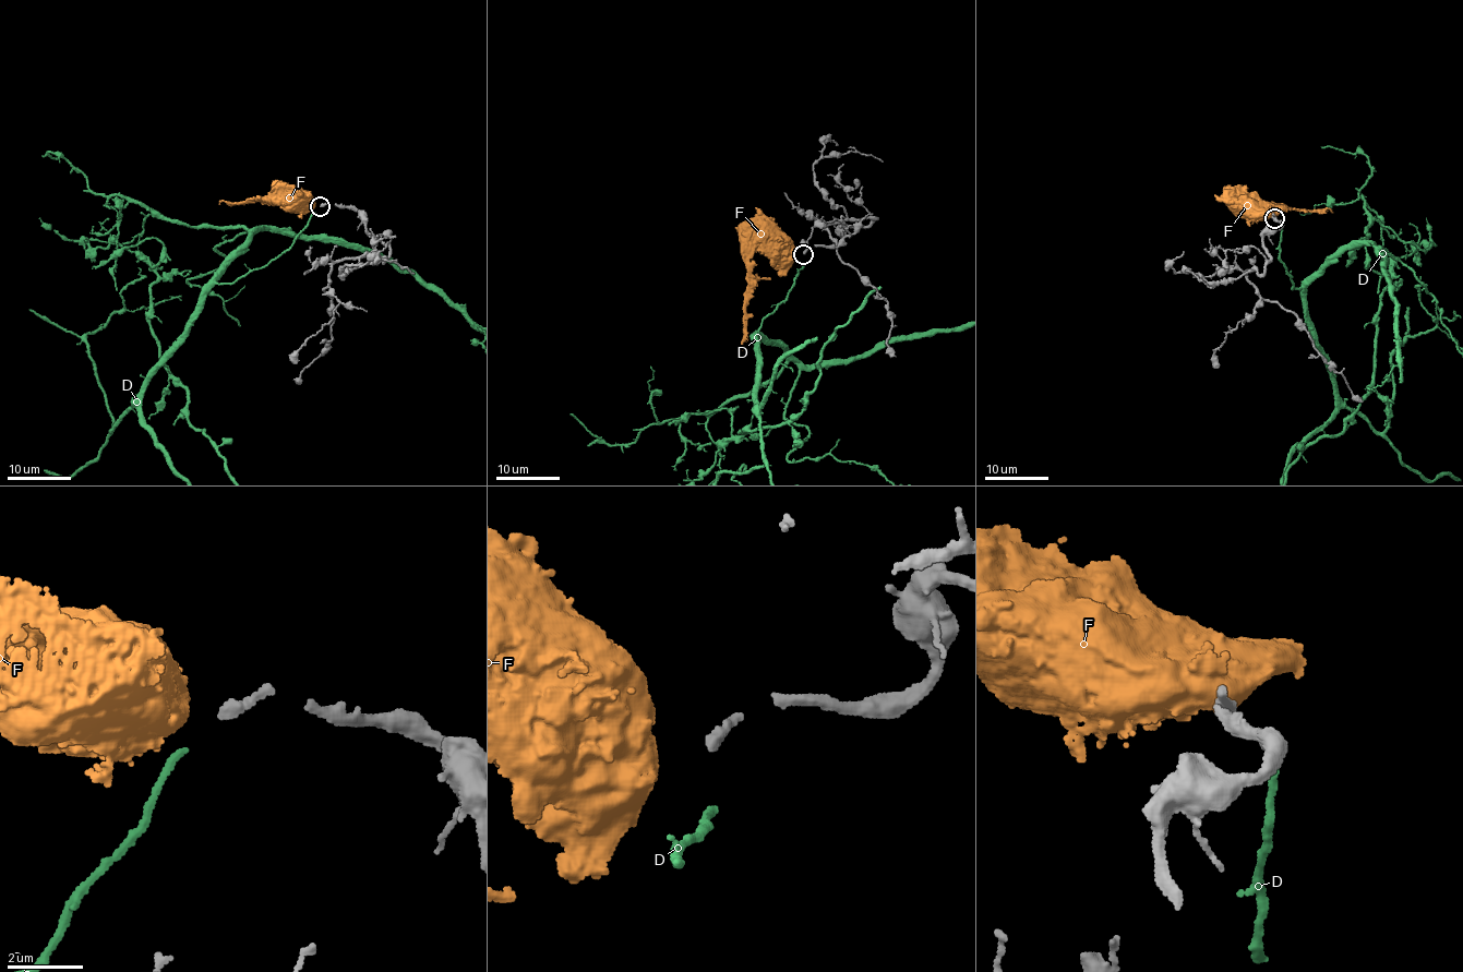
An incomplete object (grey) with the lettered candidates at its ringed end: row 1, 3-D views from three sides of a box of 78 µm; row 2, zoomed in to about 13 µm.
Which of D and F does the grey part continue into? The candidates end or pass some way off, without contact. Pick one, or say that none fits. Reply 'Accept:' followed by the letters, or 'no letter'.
Accept: no letter

